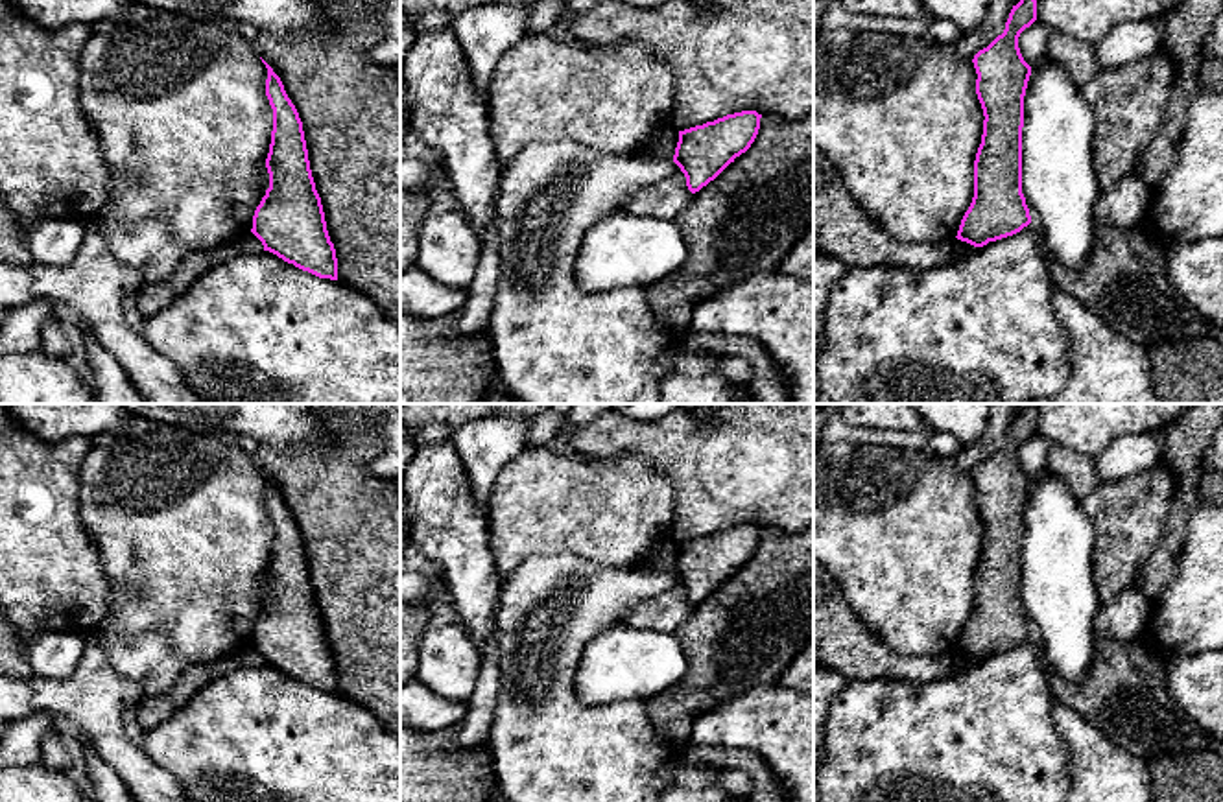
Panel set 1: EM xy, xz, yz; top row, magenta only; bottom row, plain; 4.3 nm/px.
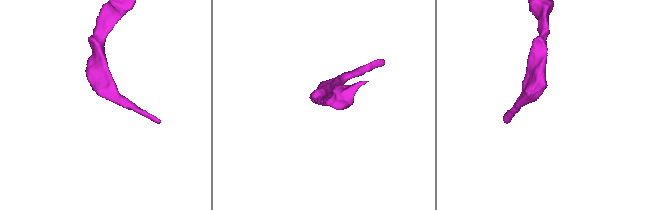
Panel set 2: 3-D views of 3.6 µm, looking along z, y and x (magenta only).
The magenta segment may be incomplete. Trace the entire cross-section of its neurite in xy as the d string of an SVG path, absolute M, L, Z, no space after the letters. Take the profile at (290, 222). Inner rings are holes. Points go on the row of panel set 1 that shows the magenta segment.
M264 59L262 63L267 68L266 96L273 109L271 144L266 159L269 188L255 210L251 232L262 242L264 251L319 278L338 280L336 249L330 242L321 197L312 177L303 122L280 77Z

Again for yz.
M1020 0L1003 33L972 59L985 120L974 160L974 197L956 238L974 247L1013 236L1031 223L1022 194L1024 96L1031 66L1020 53L1018 37L1035 20L1037 0Z

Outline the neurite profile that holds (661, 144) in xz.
M666 127L655 131L649 140L635 153L640 159L673 159L679 142L679 131Z

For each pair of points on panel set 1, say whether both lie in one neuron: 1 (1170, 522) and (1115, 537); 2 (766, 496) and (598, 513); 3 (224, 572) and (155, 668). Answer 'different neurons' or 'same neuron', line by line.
1: different neurons
2: different neurons
3: different neurons

